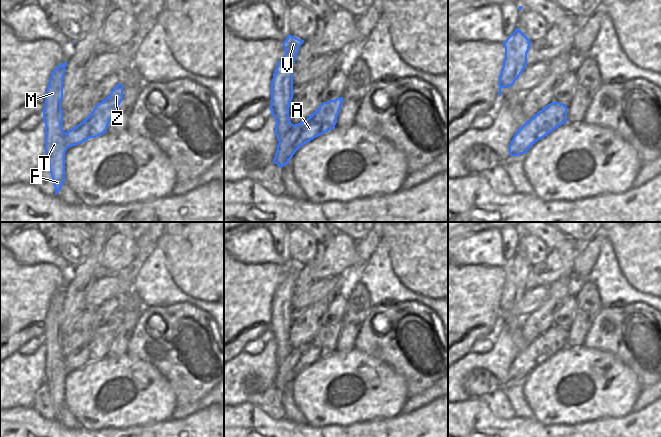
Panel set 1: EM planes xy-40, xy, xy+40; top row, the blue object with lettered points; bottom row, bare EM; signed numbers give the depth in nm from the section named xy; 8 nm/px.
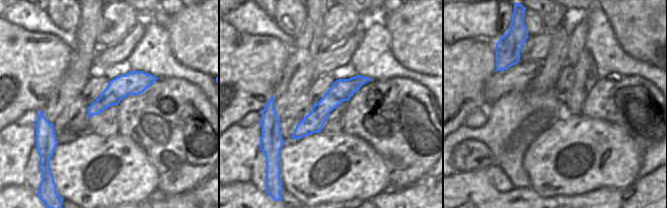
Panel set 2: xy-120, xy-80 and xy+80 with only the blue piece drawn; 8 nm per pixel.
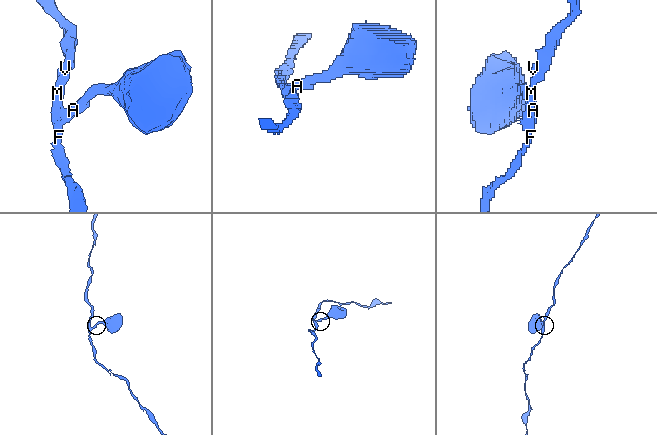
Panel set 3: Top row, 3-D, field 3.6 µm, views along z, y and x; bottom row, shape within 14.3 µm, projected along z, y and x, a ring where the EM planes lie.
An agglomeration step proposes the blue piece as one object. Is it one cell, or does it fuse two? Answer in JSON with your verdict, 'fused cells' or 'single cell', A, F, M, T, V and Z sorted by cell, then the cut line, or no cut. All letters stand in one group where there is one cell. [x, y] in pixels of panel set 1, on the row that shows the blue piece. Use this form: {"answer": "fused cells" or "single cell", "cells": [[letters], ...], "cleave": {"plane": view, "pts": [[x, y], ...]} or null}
{"answer": "fused cells", "cells": [["A", "Z"], ["F", "M", "T", "V"]], "cleave": {"plane": "xy", "pts": [[294, 125], [289, 131], [289, 142], [296, 150]]}}

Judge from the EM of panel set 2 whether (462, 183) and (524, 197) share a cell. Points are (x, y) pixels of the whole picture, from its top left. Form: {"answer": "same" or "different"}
{"answer": "same"}

